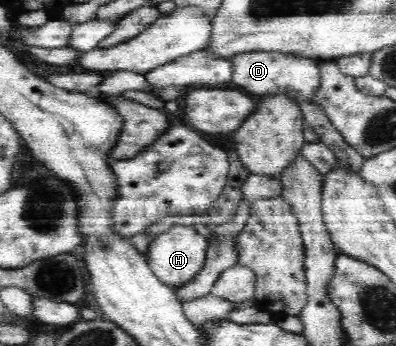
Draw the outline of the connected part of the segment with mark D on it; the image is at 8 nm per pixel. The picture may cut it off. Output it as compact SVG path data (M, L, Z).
M247 51L230 59L232 62L231 85L241 85L241 89L257 98L263 94L276 94L284 91L293 95L299 103L311 100L321 85L320 64L318 60L285 54L278 51Z

